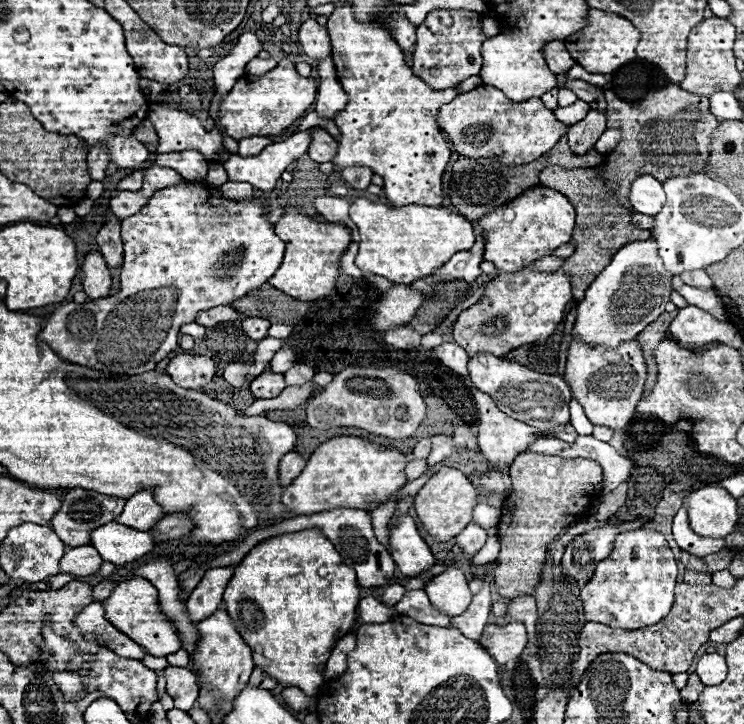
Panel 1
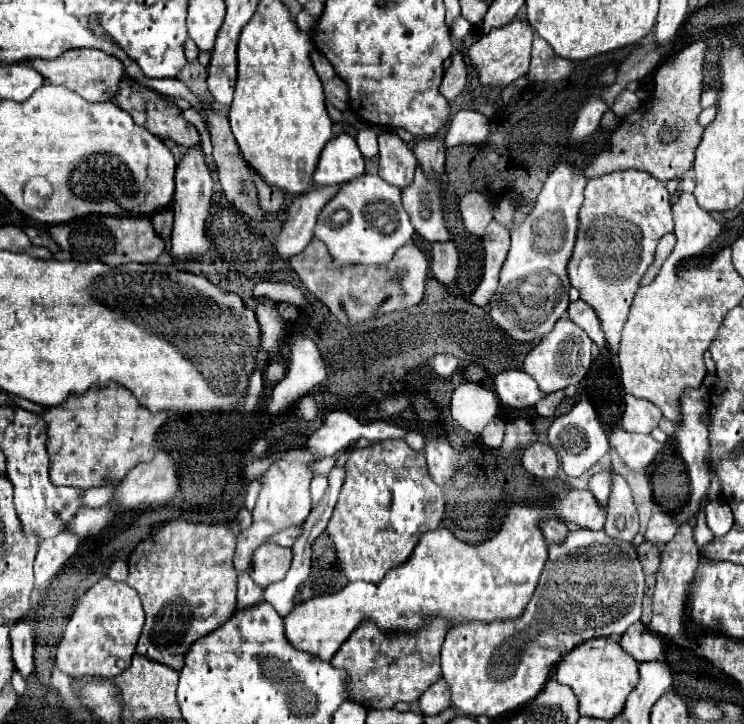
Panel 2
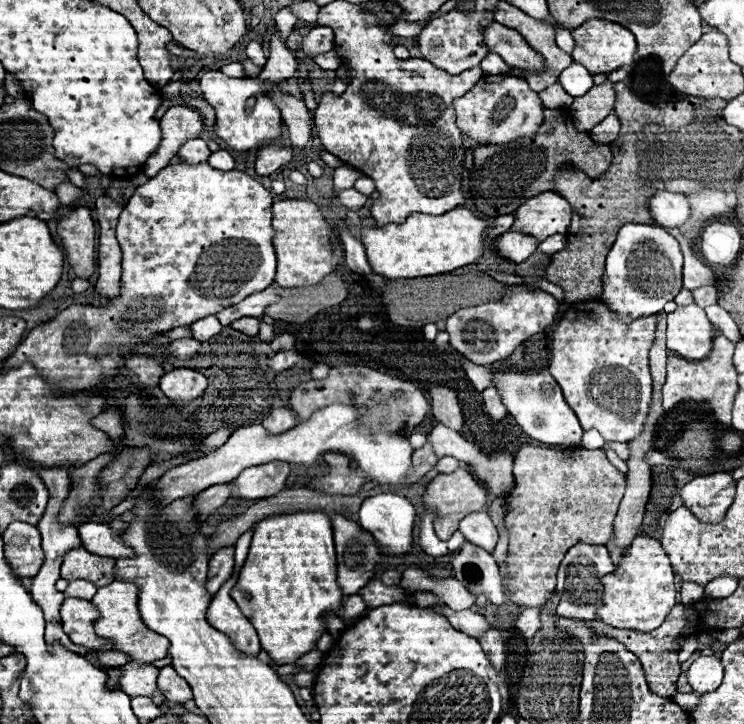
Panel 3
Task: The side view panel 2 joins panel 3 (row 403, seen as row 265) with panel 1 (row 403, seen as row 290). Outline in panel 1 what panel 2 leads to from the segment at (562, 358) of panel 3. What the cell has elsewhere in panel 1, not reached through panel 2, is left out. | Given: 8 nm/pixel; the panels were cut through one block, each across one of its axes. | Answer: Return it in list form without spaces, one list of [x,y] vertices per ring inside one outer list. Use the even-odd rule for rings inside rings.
[[[630,340],[614,350],[590,348],[582,342],[572,342],[564,378],[572,386],[576,400],[580,402],[592,424],[618,430],[632,420],[636,412],[634,408],[642,398],[646,382],[646,364],[640,354],[638,340]]]

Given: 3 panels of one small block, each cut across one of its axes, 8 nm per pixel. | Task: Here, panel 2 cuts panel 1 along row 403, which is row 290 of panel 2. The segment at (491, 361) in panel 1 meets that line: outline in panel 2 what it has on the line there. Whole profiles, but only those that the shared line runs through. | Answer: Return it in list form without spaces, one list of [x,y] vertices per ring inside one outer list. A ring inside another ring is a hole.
[[[562,162],[548,176],[542,192],[538,194],[532,214],[522,224],[512,224],[510,200],[502,200],[494,208],[494,218],[510,230],[512,246],[500,270],[498,290],[488,302],[488,314],[492,322],[498,324],[514,342],[524,344],[546,336],[556,320],[566,314],[566,308],[570,304],[566,264],[572,256],[576,240],[578,210],[584,200],[584,186],[584,172],[568,162]]]

